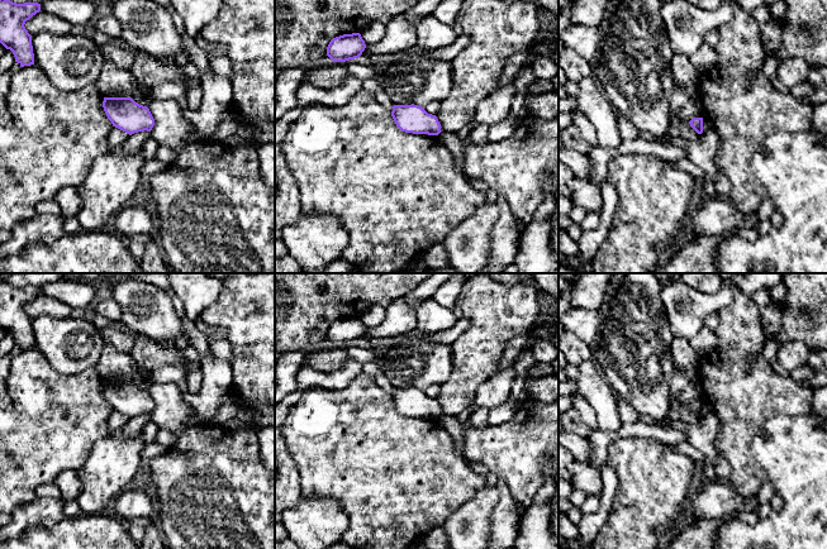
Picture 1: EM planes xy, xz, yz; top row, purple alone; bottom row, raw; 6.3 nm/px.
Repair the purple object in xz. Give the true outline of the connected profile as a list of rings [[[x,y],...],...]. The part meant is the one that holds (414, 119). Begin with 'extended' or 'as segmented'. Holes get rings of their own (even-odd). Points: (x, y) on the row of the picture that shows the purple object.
as segmented; [[[394,105],[391,116],[396,126],[405,133],[438,135],[441,124],[436,115],[418,105]]]

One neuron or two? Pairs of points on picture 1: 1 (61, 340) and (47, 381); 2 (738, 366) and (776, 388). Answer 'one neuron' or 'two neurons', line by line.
1: two neurons
2: one neuron

